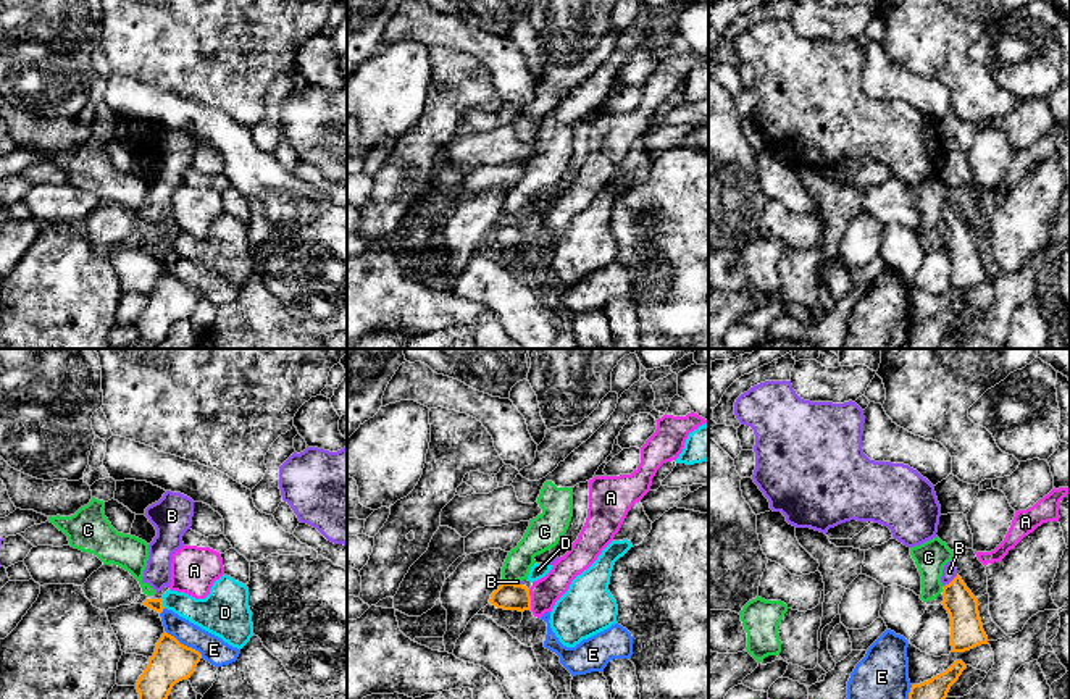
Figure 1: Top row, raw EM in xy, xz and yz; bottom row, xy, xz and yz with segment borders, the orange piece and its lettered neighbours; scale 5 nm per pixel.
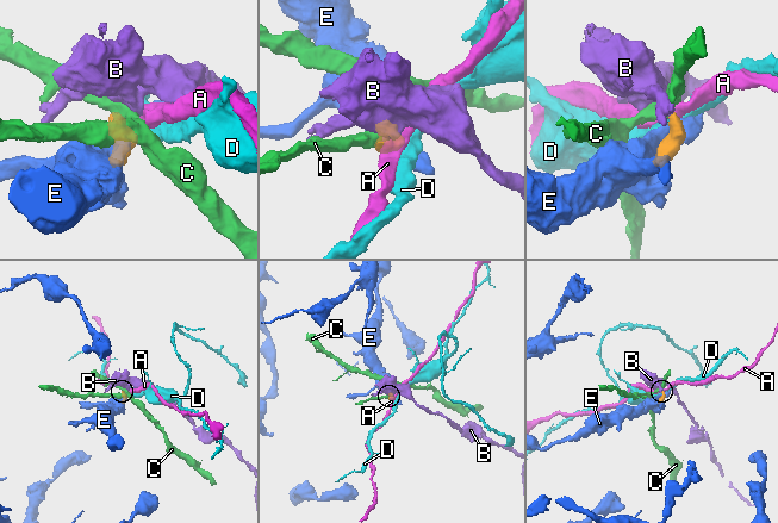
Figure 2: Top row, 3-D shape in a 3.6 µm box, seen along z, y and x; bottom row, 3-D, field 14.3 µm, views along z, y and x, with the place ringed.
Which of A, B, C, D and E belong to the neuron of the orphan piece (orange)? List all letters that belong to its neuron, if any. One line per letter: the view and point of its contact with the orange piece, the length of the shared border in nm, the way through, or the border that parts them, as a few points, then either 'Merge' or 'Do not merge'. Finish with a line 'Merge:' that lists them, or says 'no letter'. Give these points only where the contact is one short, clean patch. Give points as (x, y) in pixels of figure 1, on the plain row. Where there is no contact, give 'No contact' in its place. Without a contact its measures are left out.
A: Touches orange at xz (530, 238). Shared border 110 nm. Boundary: xz (528, 228), (531, 247). Do not merge
B: Touches orange at yz (951, 220). Shared border 100 nm. Path across: yz (965, 263), (962, 244), (951, 220), (949, 210). Merge
C: Touches orange at xz (509, 221). Shared border 60 nm. Boundary: xz (504, 220), (514, 221). Do not merge
D: Touches orange at xy (162, 241). Shared border 60 nm. Boundary: xy (162, 236), (165, 246). Do not merge
E: Touches orange at xy (183, 283). Shared border 240 nm. Do not merge
Merge: B

